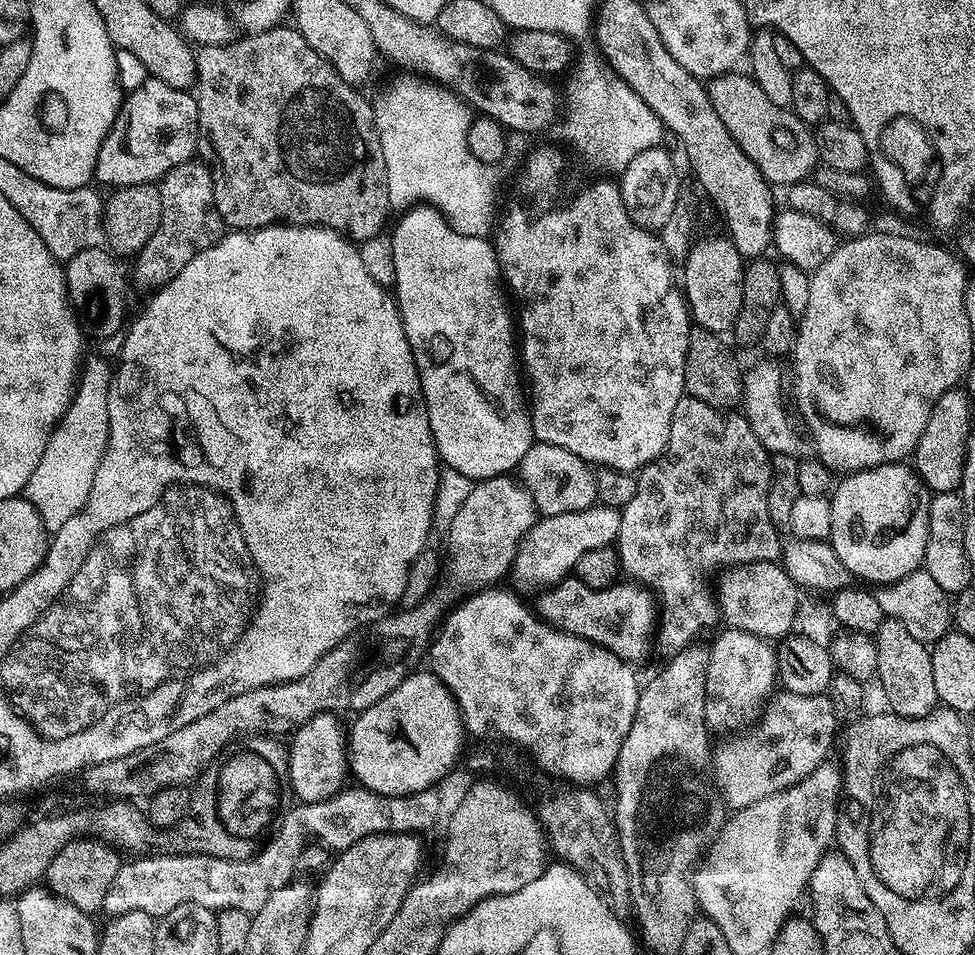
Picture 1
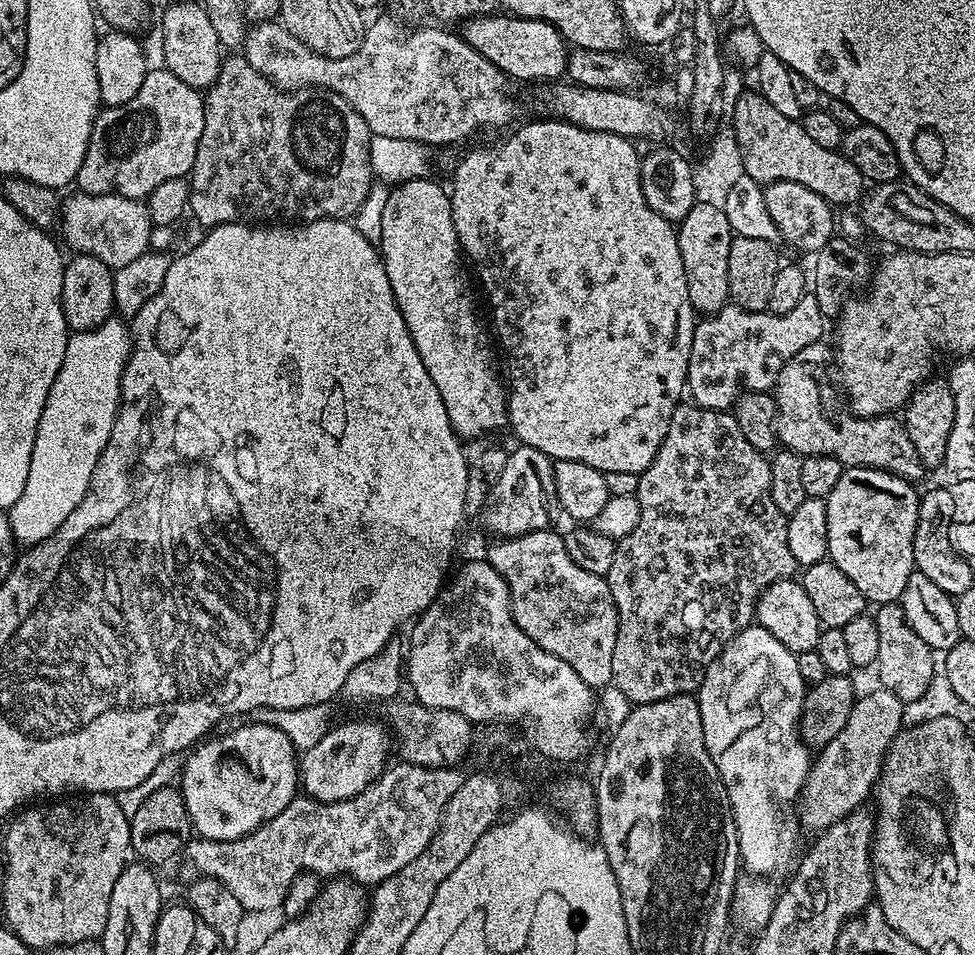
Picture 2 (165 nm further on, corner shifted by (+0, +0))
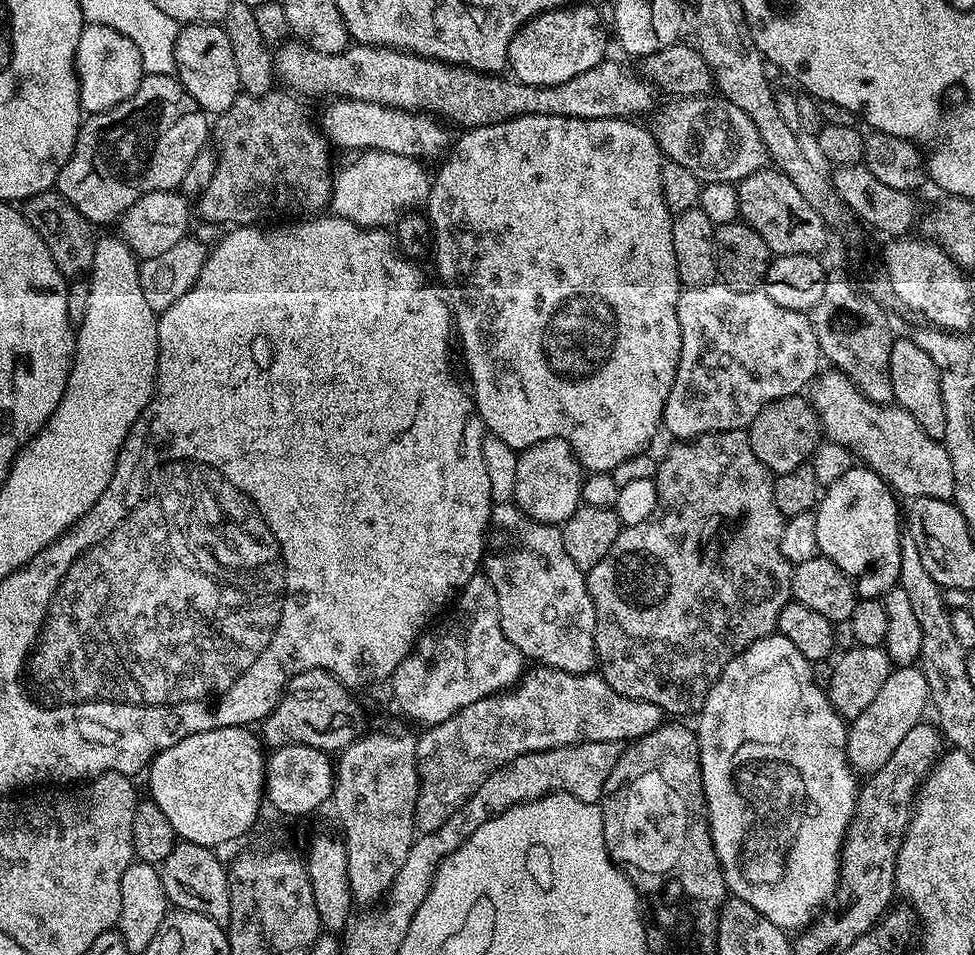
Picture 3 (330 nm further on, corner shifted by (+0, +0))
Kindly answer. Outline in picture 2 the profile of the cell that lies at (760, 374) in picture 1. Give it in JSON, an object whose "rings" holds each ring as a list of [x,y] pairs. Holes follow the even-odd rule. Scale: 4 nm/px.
{"rings":[[[811,344],[806,350],[798,350],[778,374],[774,395],[779,443],[787,451],[797,452],[802,457],[829,456],[838,458],[838,462],[850,468],[880,468],[906,481],[916,482],[920,475],[925,475],[926,469],[918,458],[918,450],[914,450],[914,442],[910,442],[908,432],[895,415],[857,416],[848,410],[833,416],[828,413],[820,379],[824,376],[824,367],[833,363],[834,352],[826,344]]]}

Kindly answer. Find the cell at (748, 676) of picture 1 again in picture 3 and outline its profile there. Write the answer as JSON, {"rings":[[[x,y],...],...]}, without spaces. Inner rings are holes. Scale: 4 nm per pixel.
{"rings":[[[779,634],[754,642],[724,667],[722,674],[713,682],[711,690],[708,691],[708,697],[700,708],[698,719],[700,719],[700,725],[695,725],[694,731],[700,743],[700,769],[708,808],[708,825],[729,893],[735,899],[754,906],[754,910],[770,918],[774,926],[785,930],[807,928],[821,915],[820,907],[831,896],[833,899],[837,895],[840,883],[840,847],[844,845],[844,836],[848,833],[848,827],[856,809],[858,776],[848,760],[848,724],[828,701],[827,691],[816,683],[816,679],[812,676],[810,661],[800,653],[798,646],[794,646],[794,642],[790,642],[790,638]]]}

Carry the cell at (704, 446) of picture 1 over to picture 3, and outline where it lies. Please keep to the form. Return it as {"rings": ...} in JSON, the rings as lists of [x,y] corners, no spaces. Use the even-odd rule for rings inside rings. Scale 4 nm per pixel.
{"rings":[[[730,430],[729,432],[711,432],[710,434],[702,434],[694,440],[686,440],[683,442],[673,443],[673,448],[665,454],[664,460],[659,461],[655,474],[656,489],[658,490],[658,502],[654,506],[654,514],[650,514],[650,518],[646,518],[646,522],[638,522],[621,527],[618,538],[614,542],[614,546],[610,546],[610,550],[606,554],[606,558],[602,558],[602,562],[598,562],[594,567],[587,569],[586,579],[588,581],[588,593],[594,602],[594,614],[596,615],[596,625],[594,626],[594,646],[596,647],[596,662],[598,665],[599,675],[618,694],[622,694],[631,700],[645,700],[646,702],[654,702],[654,706],[658,706],[661,713],[668,714],[673,712],[673,717],[688,718],[691,714],[699,713],[700,708],[706,702],[708,691],[711,690],[712,684],[722,674],[722,670],[735,656],[742,654],[744,648],[749,648],[754,642],[758,642],[762,638],[773,635],[776,632],[776,623],[778,622],[778,614],[782,614],[782,610],[792,600],[792,565],[782,554],[780,543],[782,542],[782,530],[784,529],[784,521],[786,517],[778,510],[778,502],[774,502],[774,486],[772,485],[774,476],[768,471],[768,467],[764,465],[760,459],[754,454],[754,450],[750,450],[748,445],[748,433],[744,430]]]}

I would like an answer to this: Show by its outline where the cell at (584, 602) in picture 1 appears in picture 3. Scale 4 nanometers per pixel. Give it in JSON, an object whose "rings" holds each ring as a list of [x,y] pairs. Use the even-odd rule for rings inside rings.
{"rings":[[[514,502],[493,504],[482,572],[488,577],[490,586],[494,586],[494,594],[498,594],[502,634],[506,634],[506,638],[514,642],[516,649],[529,661],[567,672],[591,672],[597,667],[594,646],[596,615],[594,602],[588,593],[586,572],[570,559],[570,554],[566,554],[557,525],[531,520]]]}

